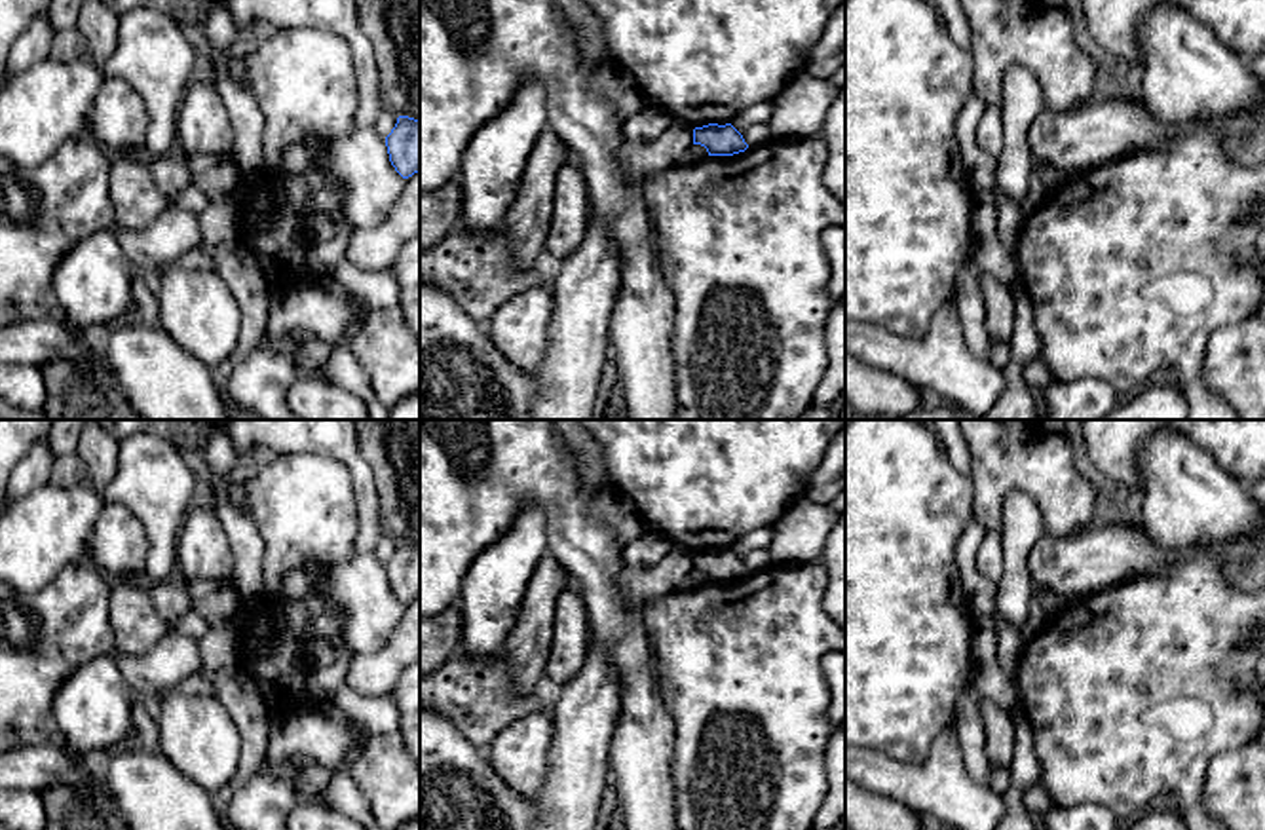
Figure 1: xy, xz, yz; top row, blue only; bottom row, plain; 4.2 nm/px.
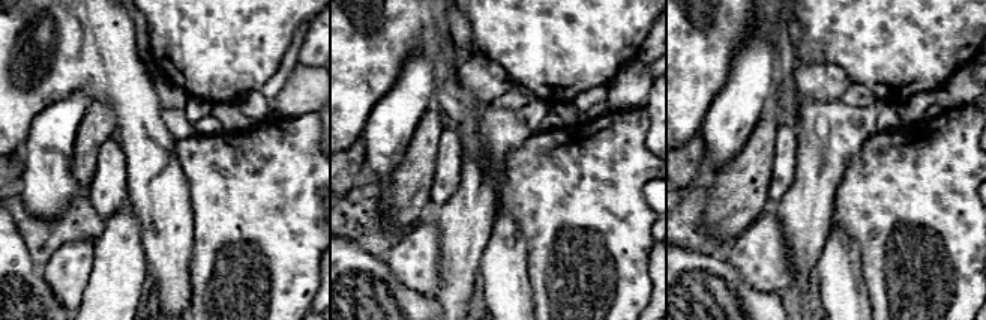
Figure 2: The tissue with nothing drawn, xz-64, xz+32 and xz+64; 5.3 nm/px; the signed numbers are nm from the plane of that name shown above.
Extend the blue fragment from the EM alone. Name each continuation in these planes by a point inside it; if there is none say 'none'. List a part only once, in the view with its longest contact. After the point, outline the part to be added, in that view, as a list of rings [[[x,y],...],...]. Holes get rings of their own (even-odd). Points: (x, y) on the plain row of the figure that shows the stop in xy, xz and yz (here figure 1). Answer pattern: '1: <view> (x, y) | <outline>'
none

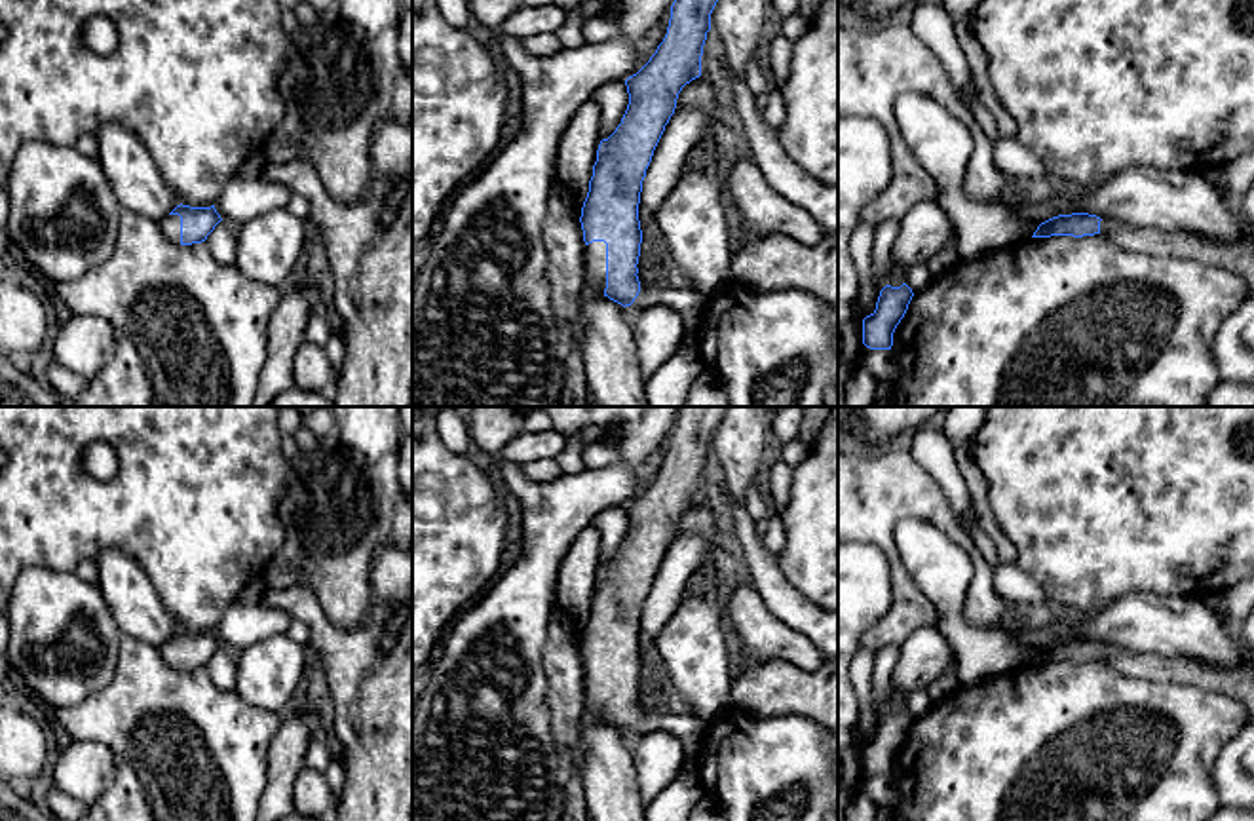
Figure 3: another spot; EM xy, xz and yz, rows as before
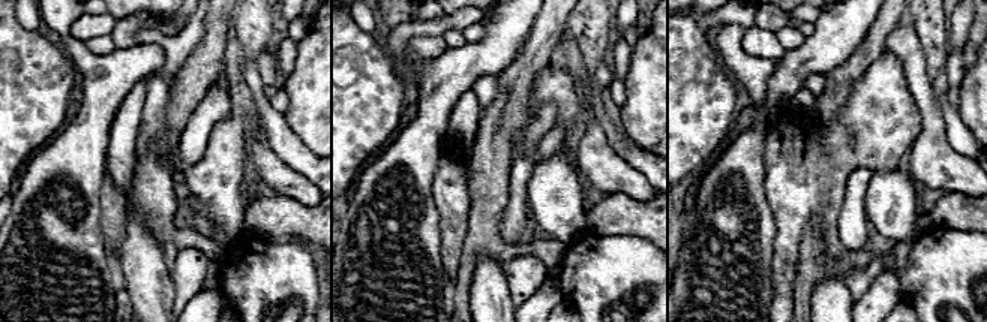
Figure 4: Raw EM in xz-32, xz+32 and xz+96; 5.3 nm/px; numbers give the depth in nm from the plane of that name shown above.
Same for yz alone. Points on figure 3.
1: yz (1237, 683) | [[[1112,644],[1100,646],[1100,659],[1113,671],[1148,680],[1174,680],[1222,692],[1239,699],[1254,722],[1254,656],[1235,669],[1218,669],[1188,658],[1163,658],[1151,652],[1132,652]]]

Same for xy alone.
1: xy (171, 649) | [[[167,640],[162,648],[160,654],[163,658],[163,661],[171,667],[171,669],[180,669],[180,642],[179,640]]]

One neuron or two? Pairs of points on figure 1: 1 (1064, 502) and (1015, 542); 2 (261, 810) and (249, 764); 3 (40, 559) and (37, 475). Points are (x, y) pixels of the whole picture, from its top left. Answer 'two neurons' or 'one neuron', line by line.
1: two neurons
2: two neurons
3: two neurons

